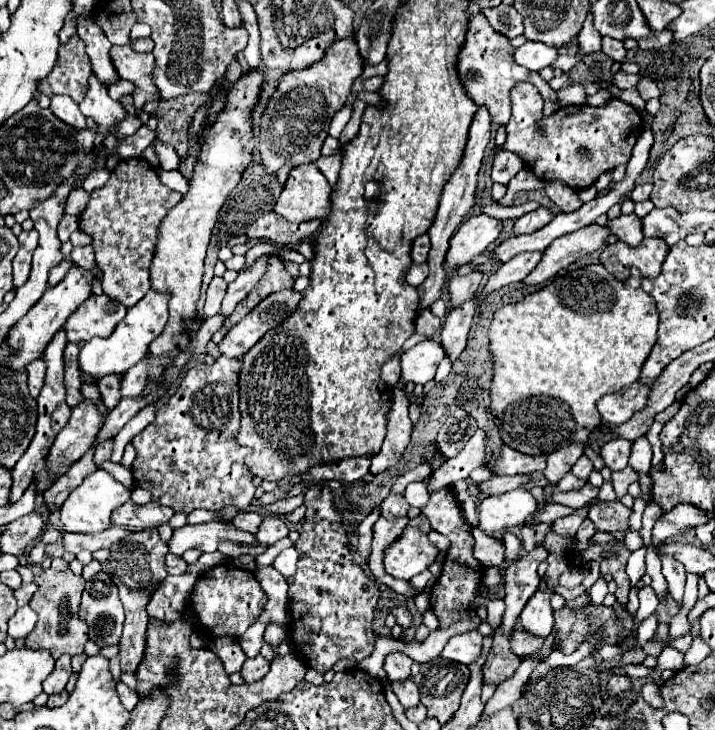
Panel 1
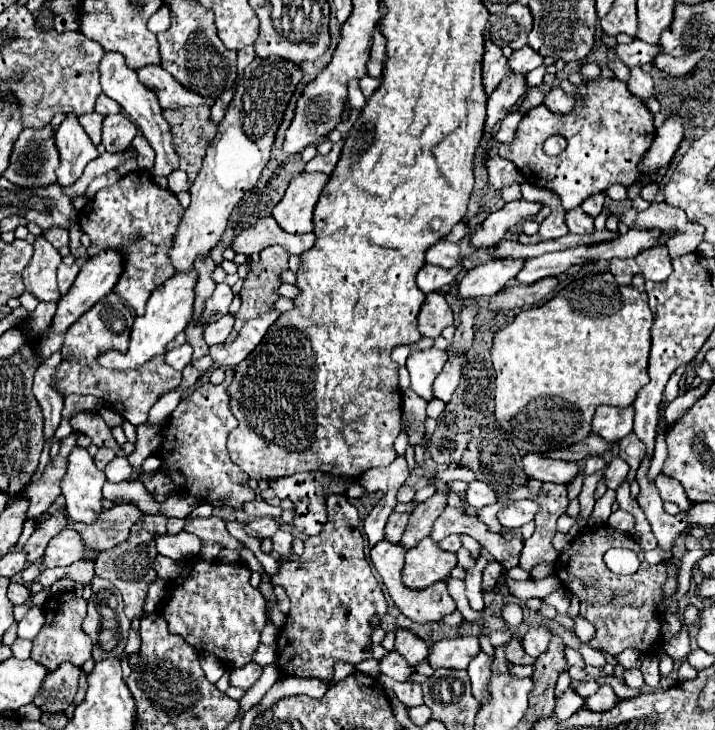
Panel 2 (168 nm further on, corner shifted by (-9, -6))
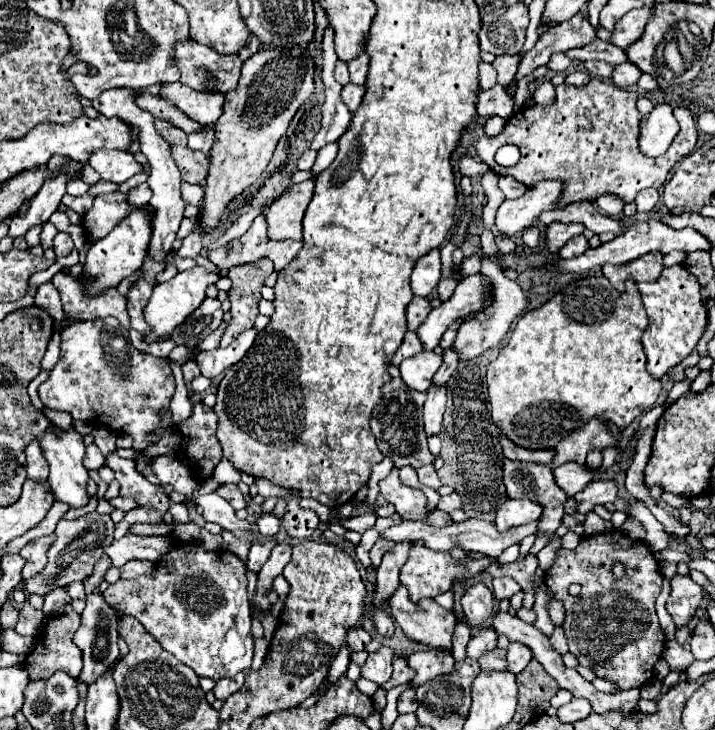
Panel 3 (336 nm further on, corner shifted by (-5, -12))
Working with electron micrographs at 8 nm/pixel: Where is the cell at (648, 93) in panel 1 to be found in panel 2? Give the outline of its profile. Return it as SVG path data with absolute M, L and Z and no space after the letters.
M638 66L632 68L630 72L632 74L630 74L630 80L628 80L628 90L646 104L654 96L654 80L652 80L650 74L642 72Z

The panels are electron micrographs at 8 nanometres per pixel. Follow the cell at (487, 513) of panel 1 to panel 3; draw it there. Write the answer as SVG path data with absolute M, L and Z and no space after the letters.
M506 500L498 512L496 512L496 528L502 532L502 530L508 530L512 526L522 526L522 524L528 524L528 522L534 522L542 516L542 508L540 504L532 502L532 500Z

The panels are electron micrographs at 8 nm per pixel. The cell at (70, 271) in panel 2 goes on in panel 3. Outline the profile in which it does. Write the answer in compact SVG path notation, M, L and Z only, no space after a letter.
M58 272L52 278L52 284L60 292L62 308L68 318L100 320L106 316L114 316L122 324L122 328L130 330L130 318L126 312L126 296L122 296L116 288L108 288L104 292L88 296L74 276L62 274L62 272Z

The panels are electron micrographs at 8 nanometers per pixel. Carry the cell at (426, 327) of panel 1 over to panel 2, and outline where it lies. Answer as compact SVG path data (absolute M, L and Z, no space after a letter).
M432 292L426 296L426 302L418 314L418 330L422 336L438 338L440 332L454 324L454 314L440 292Z

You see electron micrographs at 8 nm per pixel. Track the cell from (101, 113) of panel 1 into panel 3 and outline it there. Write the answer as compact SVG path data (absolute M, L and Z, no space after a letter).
M102 148L102 150L94 152L88 162L100 174L102 180L108 180L114 184L122 184L130 176L134 176L142 170L142 166L134 160L134 156L130 152L122 152L122 150Z

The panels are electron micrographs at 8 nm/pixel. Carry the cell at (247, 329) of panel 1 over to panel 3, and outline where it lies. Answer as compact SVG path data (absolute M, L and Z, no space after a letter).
M250 328L250 330L242 332L228 348L216 348L216 350L210 350L210 352L198 352L196 354L196 364L198 364L200 372L210 380L216 378L218 374L222 374L222 370L236 364L248 352L254 338L256 338L256 330Z

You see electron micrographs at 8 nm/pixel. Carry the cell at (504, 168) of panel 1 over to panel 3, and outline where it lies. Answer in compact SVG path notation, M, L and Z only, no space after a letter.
M462 156L460 158L460 174L462 176L476 178L476 176L482 176L486 170L490 170L488 164L484 164L484 162L480 162L480 160L472 158L472 156Z

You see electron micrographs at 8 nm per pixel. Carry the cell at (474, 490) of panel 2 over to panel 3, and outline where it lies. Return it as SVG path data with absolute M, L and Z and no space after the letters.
M456 492L446 494L446 496L442 496L442 498L440 498L440 502L436 504L436 508L438 508L438 510L442 510L442 512L458 510L458 508L462 508L462 496L460 496L460 494L456 494Z

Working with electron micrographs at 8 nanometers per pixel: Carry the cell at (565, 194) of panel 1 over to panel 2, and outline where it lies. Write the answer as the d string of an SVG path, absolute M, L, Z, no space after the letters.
M578 206L576 210L566 212L566 226L574 234L588 234L594 230L594 218L588 218L588 214Z

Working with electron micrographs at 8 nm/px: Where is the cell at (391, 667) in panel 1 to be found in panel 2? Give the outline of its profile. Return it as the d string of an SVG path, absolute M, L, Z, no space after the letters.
M390 652L386 658L380 660L380 672L400 682L410 680L410 676L414 674L412 666L408 666L408 662L404 662L404 658L400 658L400 654L396 652Z

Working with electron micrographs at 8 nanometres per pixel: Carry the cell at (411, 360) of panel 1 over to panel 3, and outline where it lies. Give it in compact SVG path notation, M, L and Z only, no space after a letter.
M420 352L412 358L402 360L400 364L400 378L412 388L412 390L420 390L426 392L432 376L436 374L436 370L442 364L442 356L436 352Z

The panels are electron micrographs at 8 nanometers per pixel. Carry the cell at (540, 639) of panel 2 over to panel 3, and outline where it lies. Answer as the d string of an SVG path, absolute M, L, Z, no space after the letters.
M512 642L508 646L508 656L506 656L506 662L508 662L506 668L508 668L508 672L520 674L520 670L524 670L530 660L532 660L532 652L524 644Z

